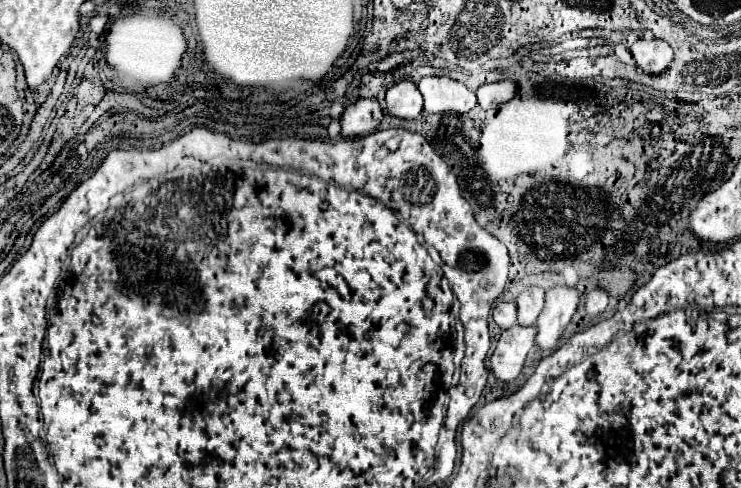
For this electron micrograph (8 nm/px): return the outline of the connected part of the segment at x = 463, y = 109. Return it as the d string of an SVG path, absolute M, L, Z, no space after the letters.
M423 77L419 91L425 97L425 113L467 113L477 105L475 93L451 77Z

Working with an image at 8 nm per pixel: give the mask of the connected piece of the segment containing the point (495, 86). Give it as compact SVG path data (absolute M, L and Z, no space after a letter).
M503 79L497 83L487 83L477 89L477 99L483 109L493 109L501 103L507 103L517 95L517 83Z

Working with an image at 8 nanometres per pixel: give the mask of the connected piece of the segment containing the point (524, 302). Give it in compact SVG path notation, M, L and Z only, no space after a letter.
M529 287L517 297L517 323L535 325L545 303L545 291L541 287Z

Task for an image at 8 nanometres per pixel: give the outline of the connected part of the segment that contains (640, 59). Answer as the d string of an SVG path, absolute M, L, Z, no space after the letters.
M639 39L637 43L631 45L631 53L633 53L635 61L637 61L637 67L641 67L643 73L649 73L649 75L661 73L661 71L673 61L673 49L671 49L671 45L669 45L667 41L663 41L663 39Z

